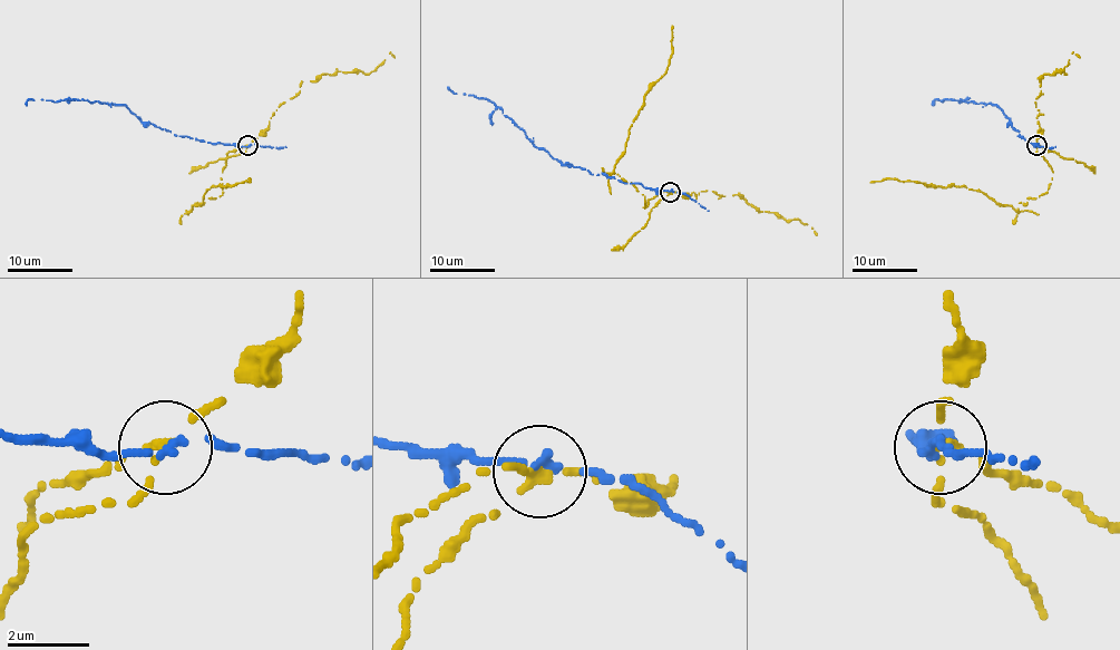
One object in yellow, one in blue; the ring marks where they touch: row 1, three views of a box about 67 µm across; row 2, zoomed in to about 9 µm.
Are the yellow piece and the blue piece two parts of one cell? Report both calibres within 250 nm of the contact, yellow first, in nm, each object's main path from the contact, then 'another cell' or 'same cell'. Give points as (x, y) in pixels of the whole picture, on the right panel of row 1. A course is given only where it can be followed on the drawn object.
150/170 nm | yellow via (1036, 145), (1036, 155), (1052, 171), (1048, 192), (1015, 210), (962, 185), (869, 182) | blue via (1036, 146), (1019, 135), (995, 105), (962, 99), (937, 99), (931, 105) | another cell

